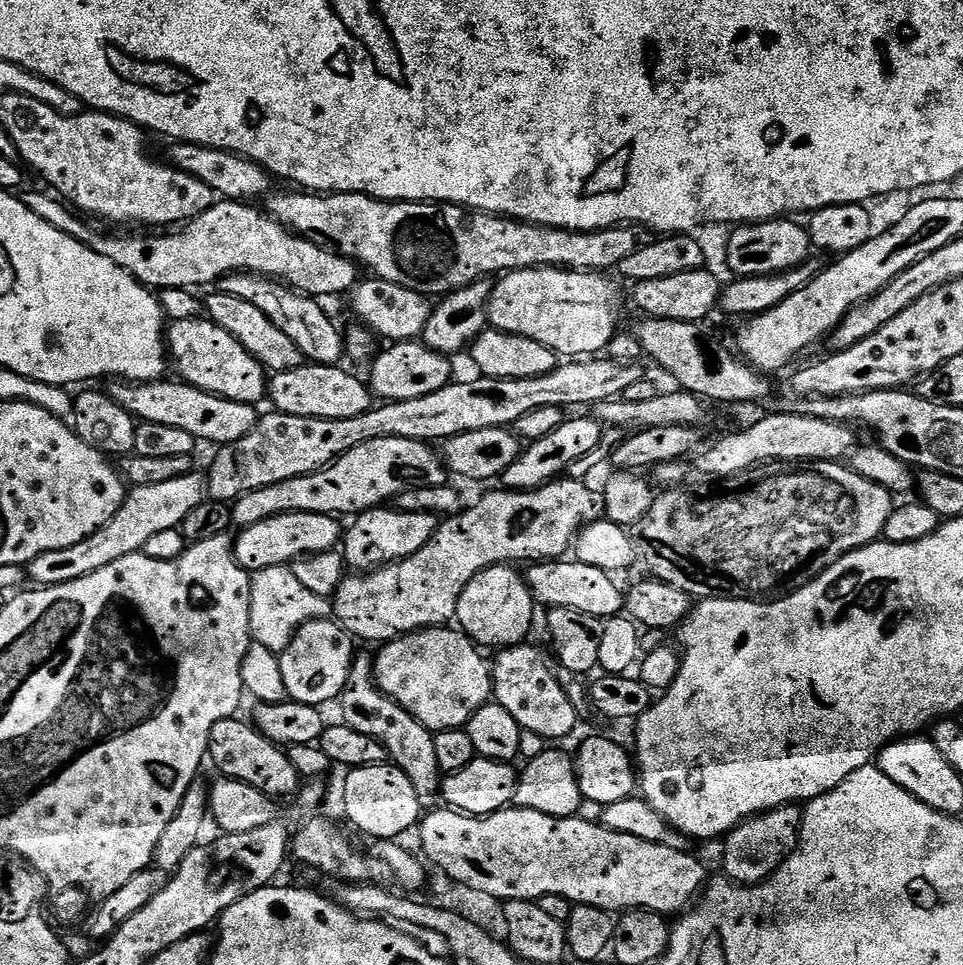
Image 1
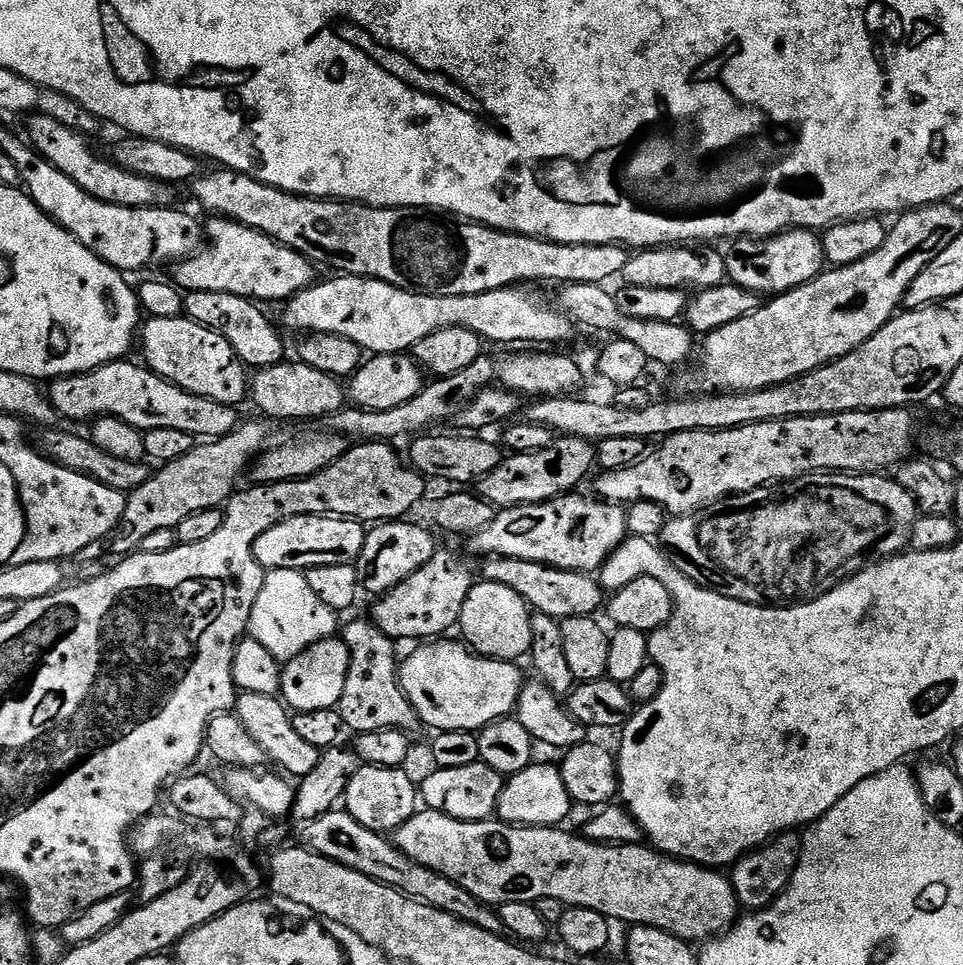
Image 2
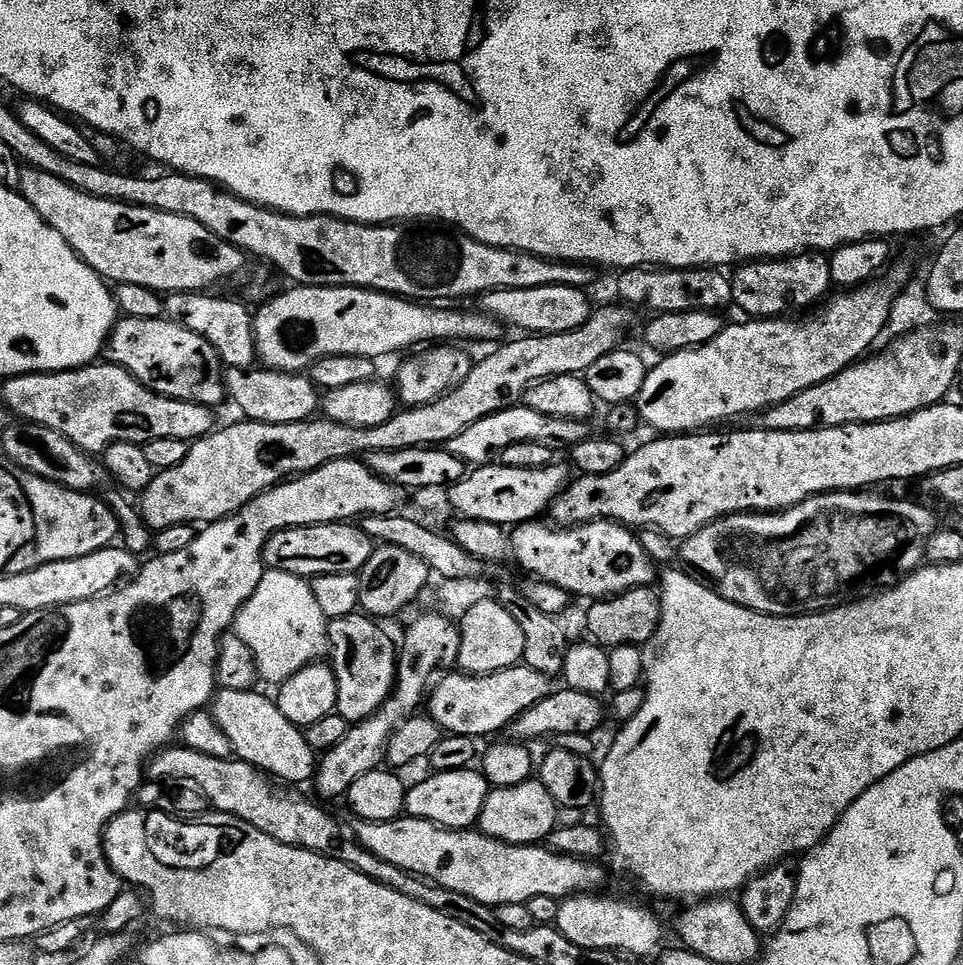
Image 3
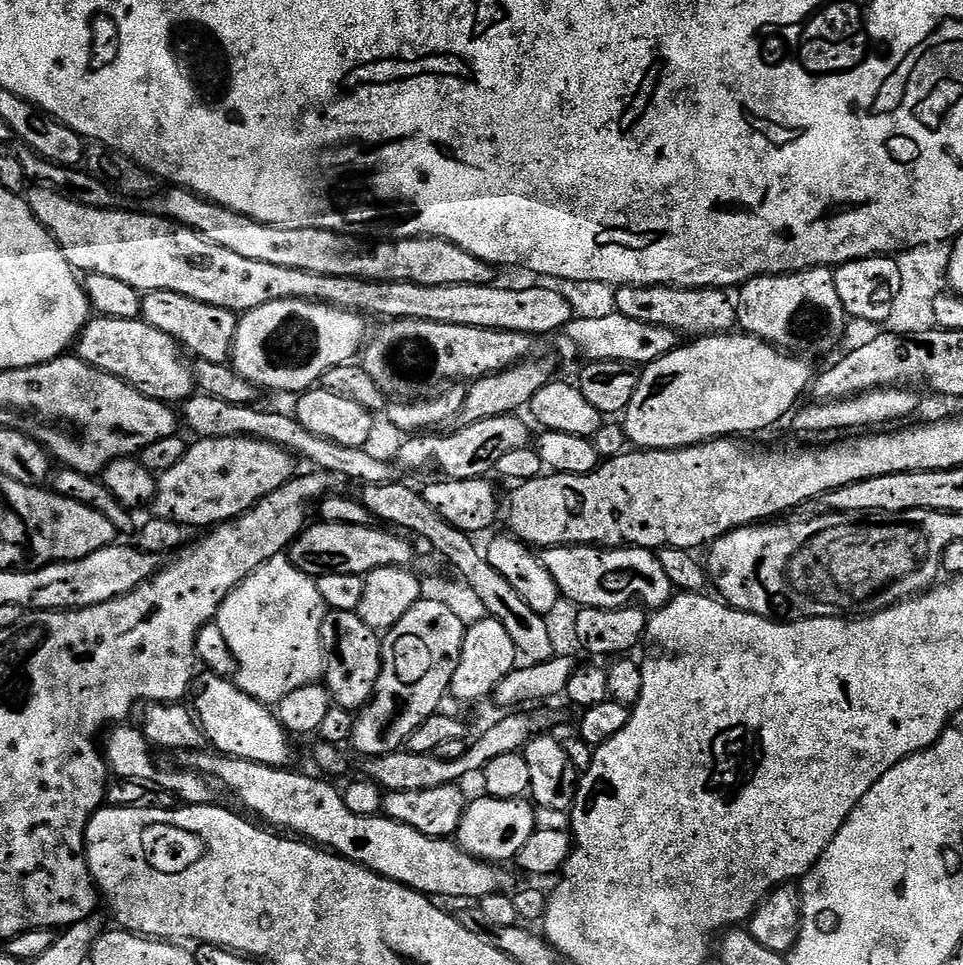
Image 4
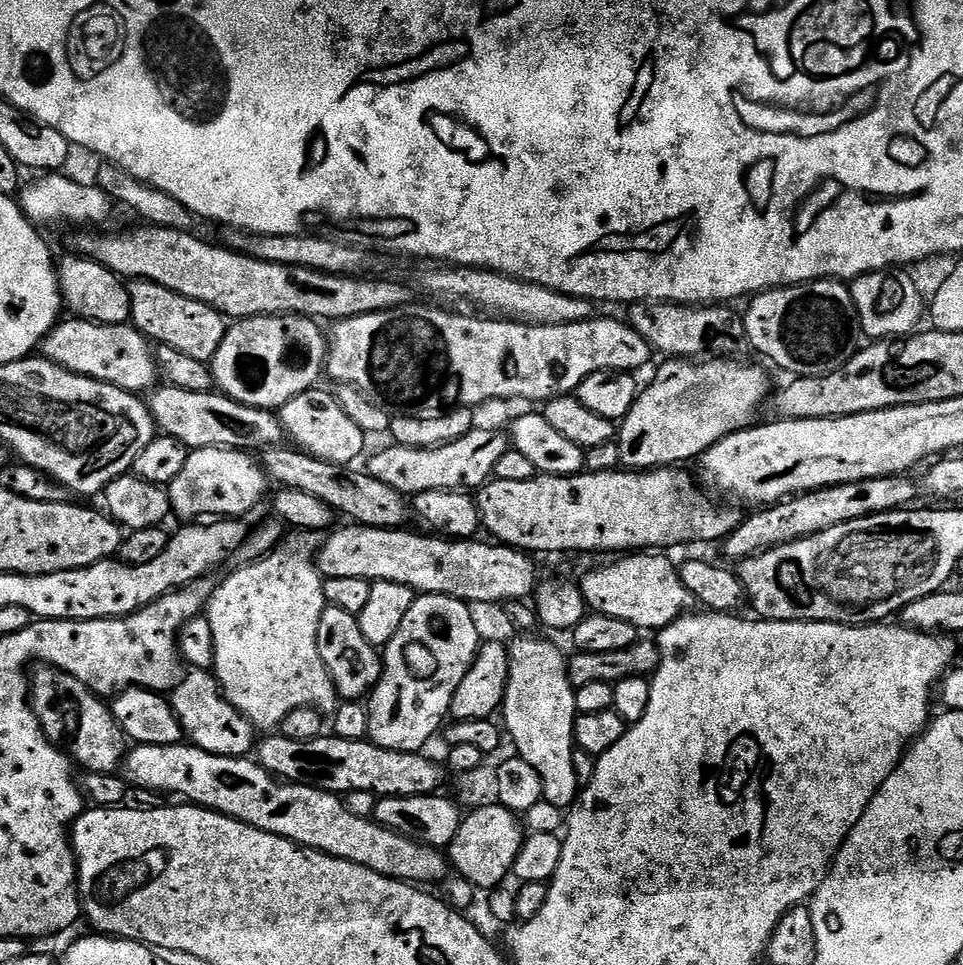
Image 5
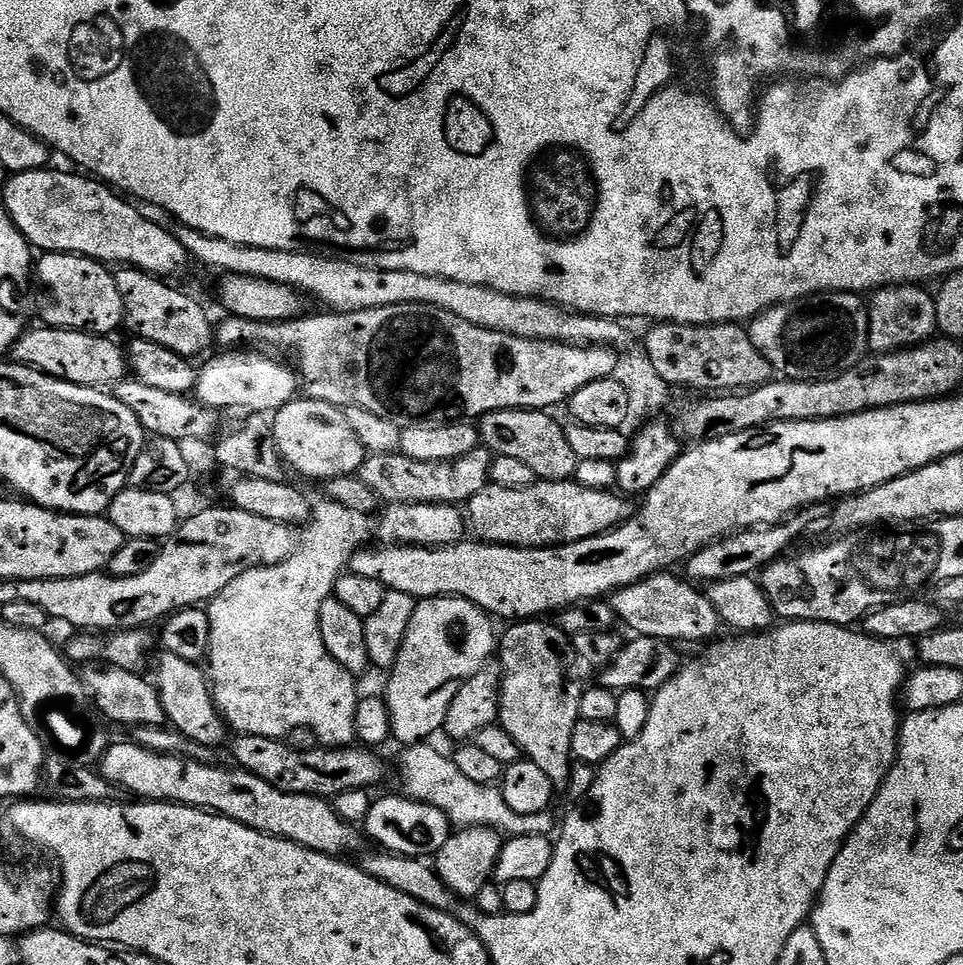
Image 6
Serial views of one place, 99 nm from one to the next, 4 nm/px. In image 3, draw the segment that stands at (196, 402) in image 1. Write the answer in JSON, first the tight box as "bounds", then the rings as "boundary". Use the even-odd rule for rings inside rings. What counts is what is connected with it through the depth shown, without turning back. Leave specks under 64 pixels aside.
{"bounds":[3,363,213,454],"boundary":[[[100,363],[72,368],[69,372],[29,372],[26,376],[5,379],[3,403],[27,423],[58,430],[70,438],[74,446],[89,454],[103,453],[105,448],[118,442],[141,446],[158,438],[195,442],[213,431],[213,409],[160,396],[139,384],[117,364]]]}

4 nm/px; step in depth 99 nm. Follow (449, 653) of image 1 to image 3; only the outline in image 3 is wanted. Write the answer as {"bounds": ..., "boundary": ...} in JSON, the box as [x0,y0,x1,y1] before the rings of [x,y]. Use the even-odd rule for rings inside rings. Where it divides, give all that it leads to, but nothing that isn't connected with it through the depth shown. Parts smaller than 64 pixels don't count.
{"bounds":[426,666,553,738],"boundary":[[[527,666],[507,668],[485,676],[452,670],[435,681],[427,697],[426,708],[440,723],[445,733],[481,738],[480,736],[488,736],[491,732],[500,732],[503,728],[505,731],[512,721],[517,720],[526,710],[530,710],[534,702],[546,698],[553,688],[553,681],[549,677]]]}

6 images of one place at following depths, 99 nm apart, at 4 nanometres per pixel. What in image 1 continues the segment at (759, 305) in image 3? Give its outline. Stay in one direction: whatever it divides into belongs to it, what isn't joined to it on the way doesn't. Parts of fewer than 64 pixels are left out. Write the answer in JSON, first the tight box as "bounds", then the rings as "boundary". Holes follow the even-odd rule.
{"bounds":[724,218,813,277],"boundary":[[[792,218],[758,220],[754,224],[742,224],[731,229],[728,245],[724,248],[724,260],[733,277],[773,276],[796,268],[813,255],[812,239],[803,223],[795,224]]]}

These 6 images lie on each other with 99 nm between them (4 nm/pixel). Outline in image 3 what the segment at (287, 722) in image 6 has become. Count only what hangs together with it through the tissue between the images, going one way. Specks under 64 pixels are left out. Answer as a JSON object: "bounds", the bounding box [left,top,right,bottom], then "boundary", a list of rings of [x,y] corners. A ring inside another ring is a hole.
{"bounds":[234,570,329,686],"boundary":[[[268,570],[265,571],[262,582],[258,582],[258,590],[254,590],[254,594],[236,615],[234,631],[236,636],[250,648],[250,654],[254,654],[259,679],[269,680],[273,686],[279,686],[304,667],[317,663],[323,657],[320,655],[323,652],[325,655],[329,651],[329,623],[328,617],[322,614],[322,606],[318,606],[318,601],[314,598],[311,583],[305,577]]]}

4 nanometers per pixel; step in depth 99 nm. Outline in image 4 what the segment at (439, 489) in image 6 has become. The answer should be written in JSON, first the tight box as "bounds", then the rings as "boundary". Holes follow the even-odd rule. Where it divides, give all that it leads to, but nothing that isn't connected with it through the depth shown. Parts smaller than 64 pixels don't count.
{"bounds":[399,415,529,480],"boundary":[[[519,415],[486,418],[482,422],[474,422],[457,427],[457,432],[449,436],[440,434],[412,434],[400,444],[399,463],[408,468],[428,468],[433,464],[441,468],[443,475],[449,480],[479,480],[487,477],[495,469],[498,458],[503,458],[510,450],[522,450],[529,447],[528,428],[520,421]]]}

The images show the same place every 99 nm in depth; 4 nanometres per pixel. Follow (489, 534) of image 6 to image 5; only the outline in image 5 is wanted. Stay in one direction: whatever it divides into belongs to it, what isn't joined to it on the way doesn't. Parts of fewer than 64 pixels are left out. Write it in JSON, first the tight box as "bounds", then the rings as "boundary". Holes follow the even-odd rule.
{"bounds":[475,466,742,554],"boundary":[[[673,466],[670,468],[654,468],[651,470],[617,470],[615,472],[590,472],[585,471],[583,474],[578,476],[550,476],[547,474],[537,474],[534,478],[530,478],[526,482],[502,482],[501,480],[497,480],[495,478],[488,481],[487,484],[483,485],[479,489],[478,495],[475,497],[476,501],[476,509],[480,512],[480,522],[483,528],[483,531],[486,533],[489,532],[489,537],[495,538],[501,545],[514,548],[517,550],[523,550],[529,554],[537,554],[536,552],[616,552],[612,554],[620,554],[623,553],[625,550],[664,550],[664,547],[667,544],[688,544],[691,540],[716,540],[716,542],[723,541],[724,537],[730,535],[733,530],[739,526],[740,521],[742,519],[742,512],[739,507],[736,508],[715,508],[712,505],[713,497],[711,495],[703,496],[702,493],[696,489],[696,484],[692,481],[692,476],[688,472],[683,472],[685,469],[680,466]]]}

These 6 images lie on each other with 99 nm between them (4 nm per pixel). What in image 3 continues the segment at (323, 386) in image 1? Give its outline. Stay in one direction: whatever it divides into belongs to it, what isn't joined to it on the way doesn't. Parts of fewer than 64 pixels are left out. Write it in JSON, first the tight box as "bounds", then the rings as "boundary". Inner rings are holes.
{"bounds":[224,368,322,424],"boundary":[[[225,368],[224,391],[227,399],[241,412],[245,421],[263,424],[302,424],[313,419],[322,404],[322,396],[307,375],[279,372],[273,368]]]}

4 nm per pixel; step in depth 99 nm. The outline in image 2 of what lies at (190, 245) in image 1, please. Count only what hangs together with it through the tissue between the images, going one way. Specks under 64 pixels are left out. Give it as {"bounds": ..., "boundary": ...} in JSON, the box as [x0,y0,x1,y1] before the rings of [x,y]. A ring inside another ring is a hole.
{"bounds":[171,216,317,302],"boundary":[[[212,216],[206,224],[206,243],[195,256],[181,260],[171,269],[171,279],[185,293],[206,290],[214,294],[238,294],[238,298],[265,302],[287,302],[317,283],[317,265],[302,254],[282,246],[274,238],[225,216]]]}

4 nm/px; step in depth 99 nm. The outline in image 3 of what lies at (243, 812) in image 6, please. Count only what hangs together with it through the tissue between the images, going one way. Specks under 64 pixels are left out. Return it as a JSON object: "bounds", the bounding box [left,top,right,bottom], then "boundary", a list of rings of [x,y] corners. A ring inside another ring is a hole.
{"bounds":[355,814,604,906],"boundary":[[[404,814],[399,820],[386,822],[370,822],[360,820],[355,825],[356,840],[370,850],[370,854],[378,854],[384,862],[398,866],[415,876],[423,876],[434,884],[441,884],[448,890],[458,894],[466,894],[483,904],[499,906],[502,904],[527,904],[529,900],[545,896],[563,901],[581,894],[596,894],[604,884],[604,872],[596,862],[579,860],[576,856],[566,856],[562,852],[554,852],[551,847],[540,844],[507,844],[484,835],[479,830],[461,830],[459,828],[443,828],[434,822],[419,820]]]}

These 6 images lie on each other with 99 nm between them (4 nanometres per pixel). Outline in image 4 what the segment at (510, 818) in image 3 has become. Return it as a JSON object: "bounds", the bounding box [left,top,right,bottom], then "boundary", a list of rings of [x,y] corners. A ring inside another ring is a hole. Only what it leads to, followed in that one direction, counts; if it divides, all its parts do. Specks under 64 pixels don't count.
{"bounds":[454,794,537,866],"boundary":[[[480,794],[477,800],[469,799],[454,840],[463,852],[468,852],[479,860],[487,860],[490,864],[500,866],[505,863],[503,860],[515,861],[520,855],[522,846],[530,842],[530,838],[537,830],[536,808],[527,799],[507,800]]]}

